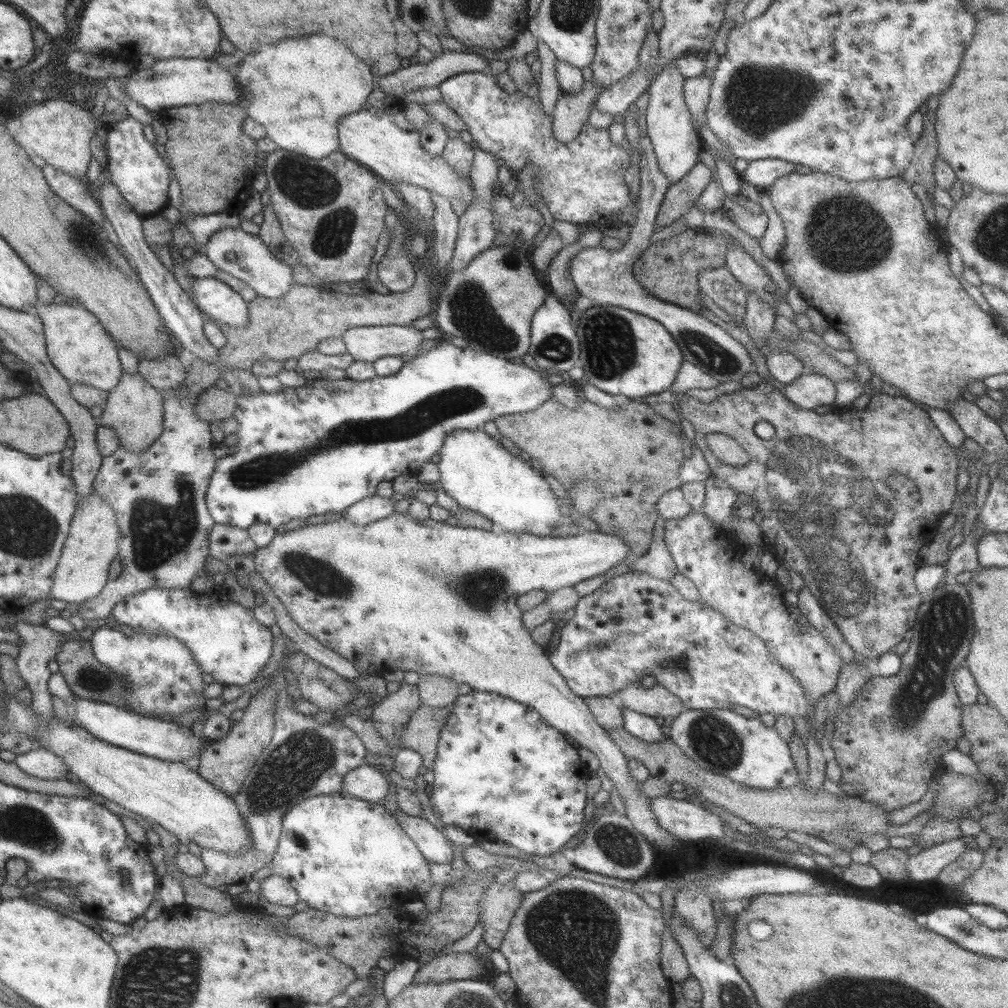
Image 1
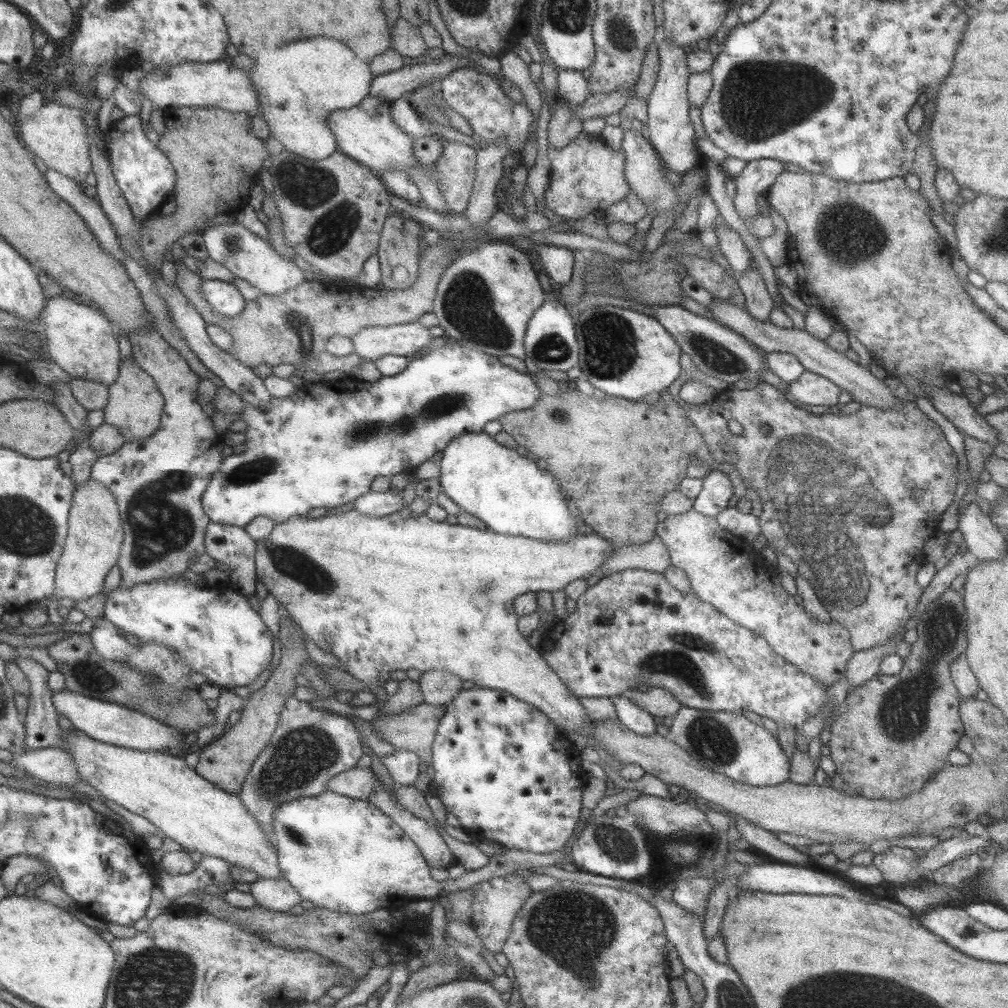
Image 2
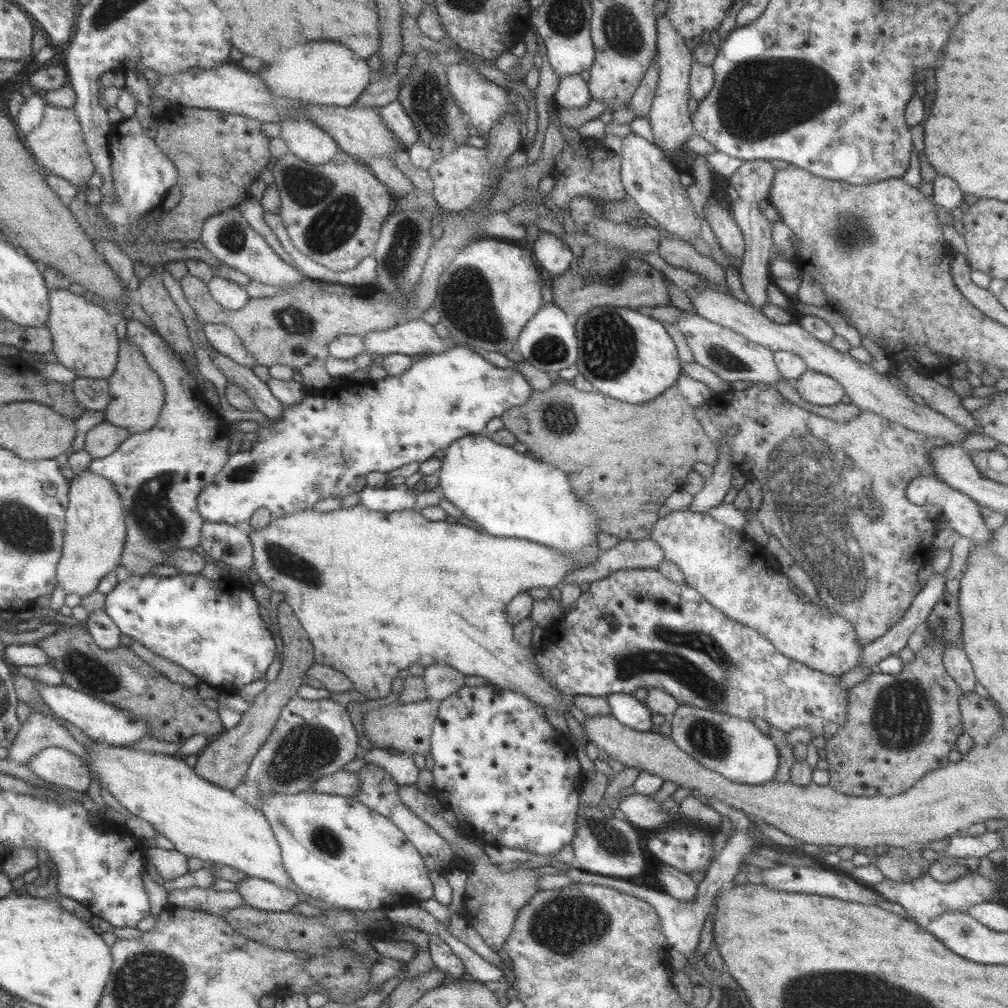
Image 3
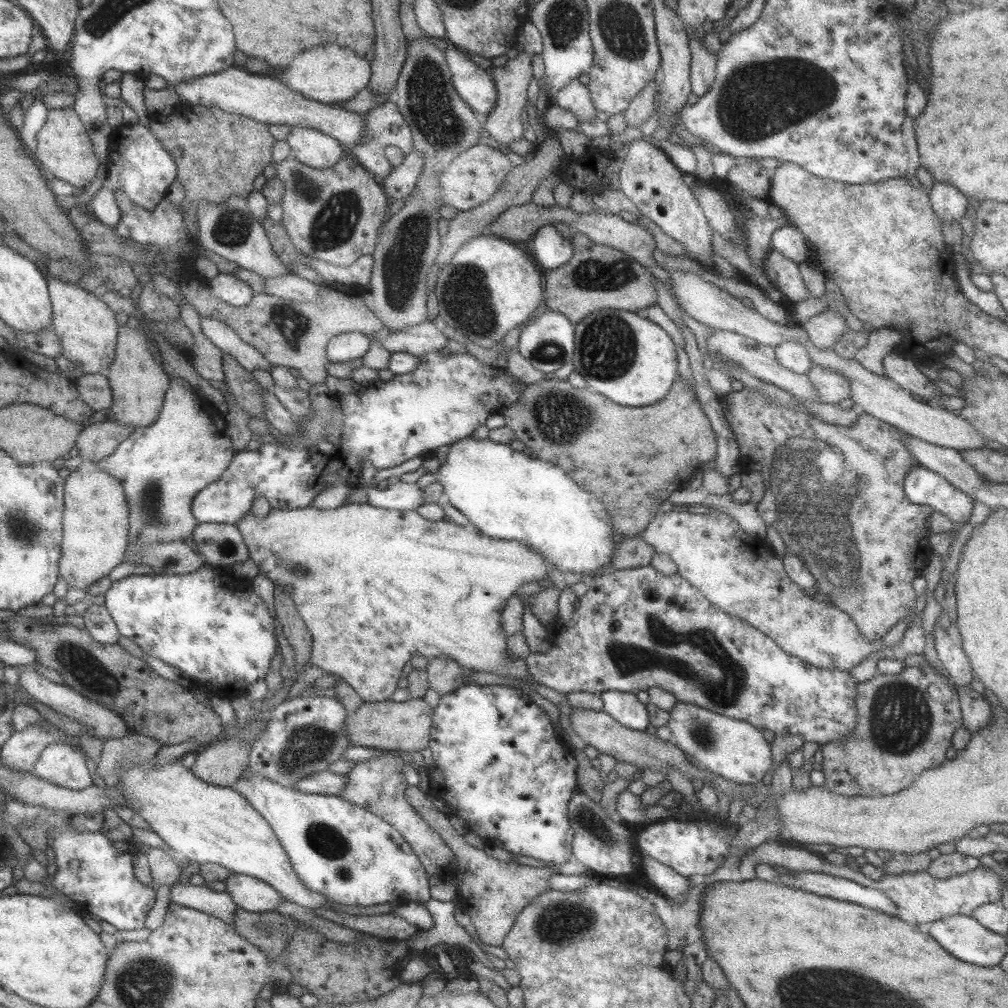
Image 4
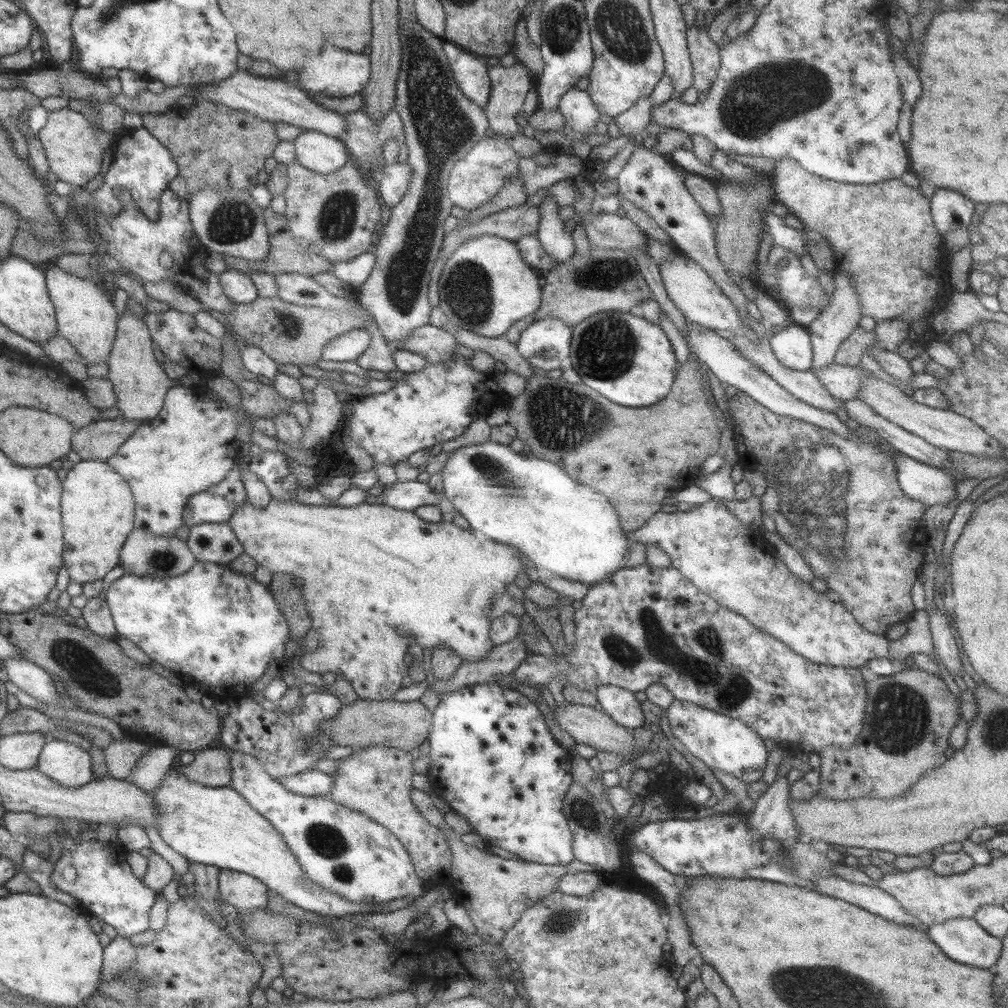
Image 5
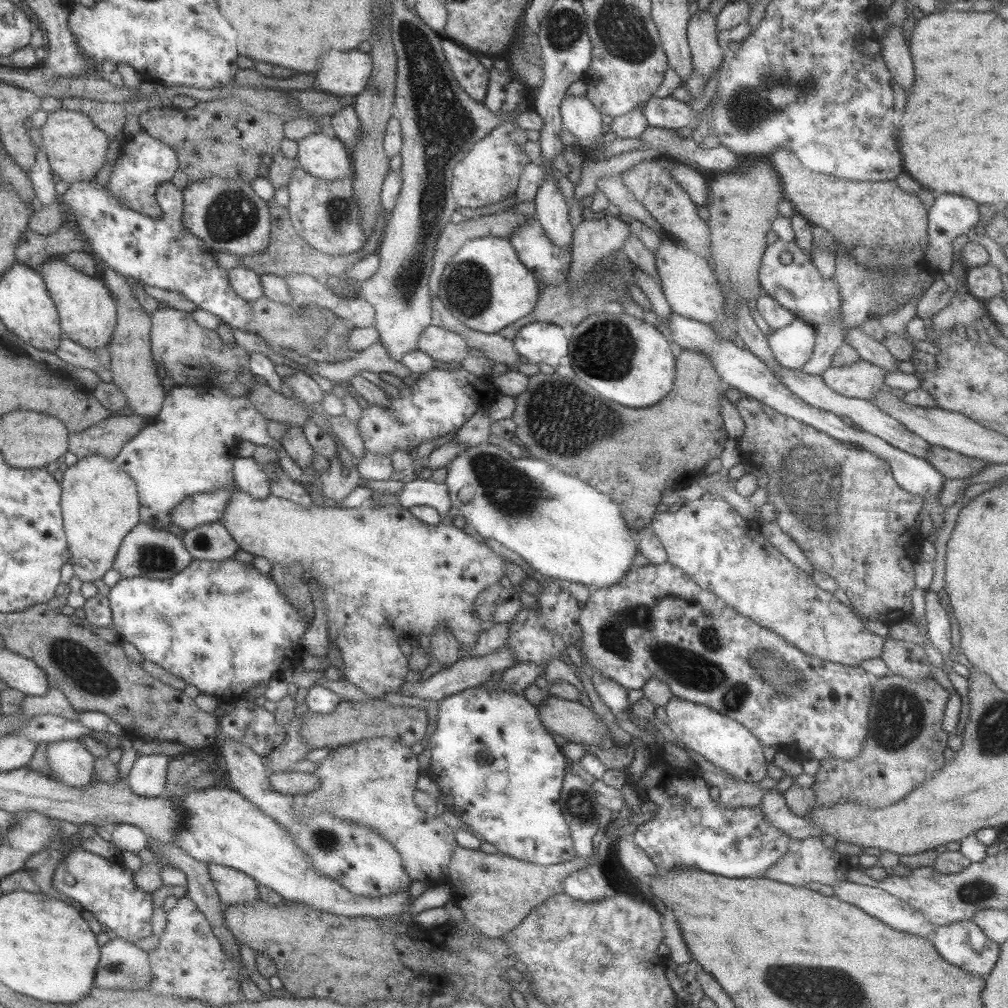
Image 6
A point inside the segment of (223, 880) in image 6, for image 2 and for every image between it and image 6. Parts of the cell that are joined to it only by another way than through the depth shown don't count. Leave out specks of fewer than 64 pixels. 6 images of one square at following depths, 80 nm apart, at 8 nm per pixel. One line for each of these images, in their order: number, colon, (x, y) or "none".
2: (277, 894)
3: (257, 893)
4: (248, 893)
5: (244, 892)

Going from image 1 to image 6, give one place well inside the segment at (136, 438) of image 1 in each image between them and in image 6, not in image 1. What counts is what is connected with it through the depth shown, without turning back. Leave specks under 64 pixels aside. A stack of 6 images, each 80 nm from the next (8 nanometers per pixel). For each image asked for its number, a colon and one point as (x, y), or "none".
2: (134, 406)
3: (136, 396)
4: (138, 384)
5: (138, 380)
6: (133, 372)

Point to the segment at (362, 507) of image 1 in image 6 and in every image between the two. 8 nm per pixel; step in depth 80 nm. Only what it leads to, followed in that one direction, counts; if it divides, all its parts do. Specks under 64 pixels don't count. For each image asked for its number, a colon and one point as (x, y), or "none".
2: (379, 504)
3: (400, 497)
4: (402, 496)
5: (408, 495)
6: (420, 491)

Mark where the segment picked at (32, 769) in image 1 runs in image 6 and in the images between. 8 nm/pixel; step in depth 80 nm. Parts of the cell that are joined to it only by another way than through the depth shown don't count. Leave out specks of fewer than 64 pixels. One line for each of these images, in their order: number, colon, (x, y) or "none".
2: (51, 765)
3: (54, 765)
4: (58, 763)
5: (68, 765)
6: (72, 765)

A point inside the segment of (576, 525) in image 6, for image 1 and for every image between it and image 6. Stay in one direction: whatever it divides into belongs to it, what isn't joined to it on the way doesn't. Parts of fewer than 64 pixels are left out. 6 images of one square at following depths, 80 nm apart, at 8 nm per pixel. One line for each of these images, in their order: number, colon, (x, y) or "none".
1: (476, 470)
2: (509, 493)
3: (509, 494)
4: (510, 495)
5: (572, 531)

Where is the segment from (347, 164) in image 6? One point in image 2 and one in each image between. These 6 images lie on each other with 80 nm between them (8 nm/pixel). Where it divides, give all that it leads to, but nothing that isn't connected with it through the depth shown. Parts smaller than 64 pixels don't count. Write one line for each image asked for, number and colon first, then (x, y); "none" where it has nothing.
2: (298, 84)
3: (308, 143)
4: (317, 151)
5: (321, 154)

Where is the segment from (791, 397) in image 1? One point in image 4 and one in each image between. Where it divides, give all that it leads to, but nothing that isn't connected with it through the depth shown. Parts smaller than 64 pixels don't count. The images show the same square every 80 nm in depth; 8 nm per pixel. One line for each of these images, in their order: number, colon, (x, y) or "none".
2: (809, 388)
3: (815, 388)
4: (830, 388)

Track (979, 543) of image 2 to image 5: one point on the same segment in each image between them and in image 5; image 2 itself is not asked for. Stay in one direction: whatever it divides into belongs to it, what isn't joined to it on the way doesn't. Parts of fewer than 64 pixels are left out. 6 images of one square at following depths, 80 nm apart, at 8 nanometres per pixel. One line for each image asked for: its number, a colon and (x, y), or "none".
3: (962, 514)
4: (922, 486)
5: (919, 481)

